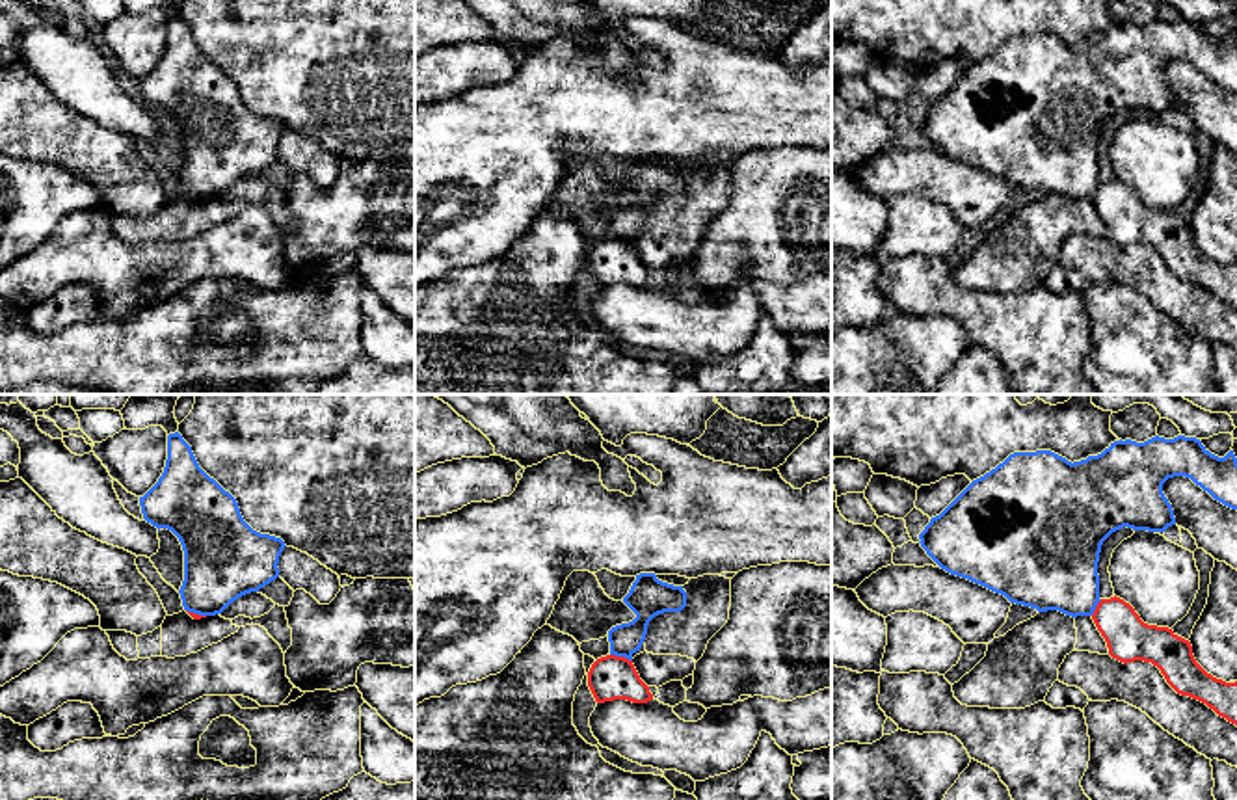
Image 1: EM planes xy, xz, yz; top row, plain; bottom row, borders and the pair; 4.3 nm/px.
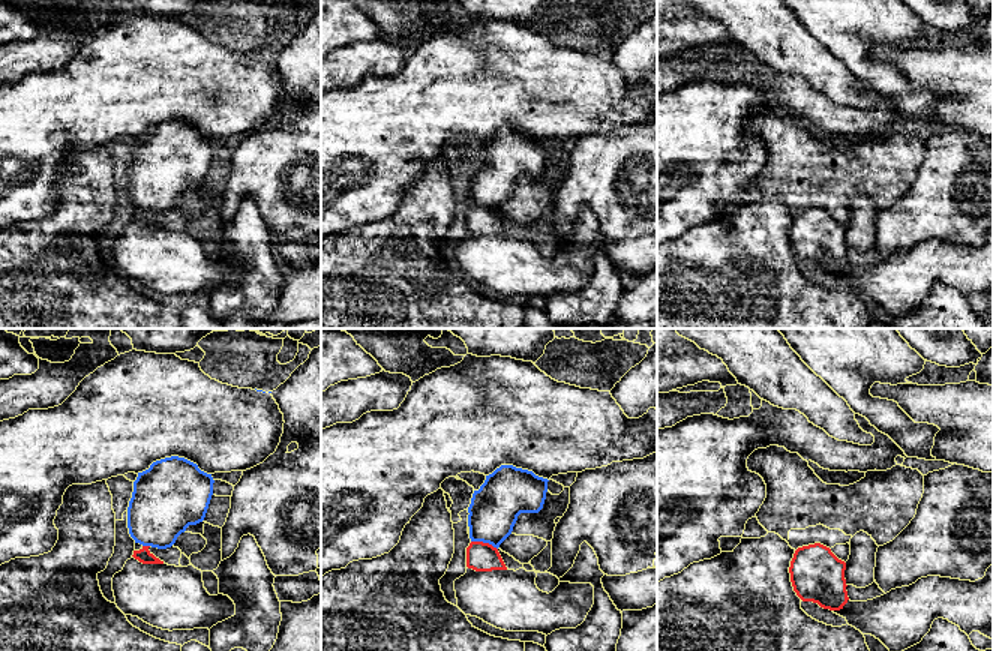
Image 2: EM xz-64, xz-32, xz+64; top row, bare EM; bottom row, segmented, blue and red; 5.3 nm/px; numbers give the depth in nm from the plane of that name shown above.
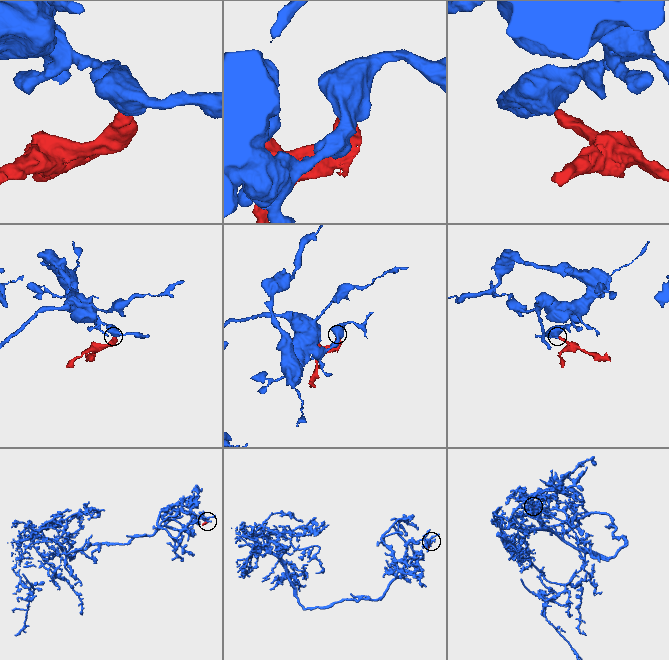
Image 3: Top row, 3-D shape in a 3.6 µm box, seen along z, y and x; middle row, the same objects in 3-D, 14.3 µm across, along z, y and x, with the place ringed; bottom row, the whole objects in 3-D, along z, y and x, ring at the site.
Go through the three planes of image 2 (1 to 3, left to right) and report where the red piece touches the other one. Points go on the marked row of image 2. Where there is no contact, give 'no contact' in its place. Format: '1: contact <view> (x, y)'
1: contact xz-64 (146, 545)
2: contact xz-32 (485, 542)
3: no contact

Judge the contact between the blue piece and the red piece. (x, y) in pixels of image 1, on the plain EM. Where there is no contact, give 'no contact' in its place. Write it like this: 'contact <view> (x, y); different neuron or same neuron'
contact xz (622, 239); different neuron

